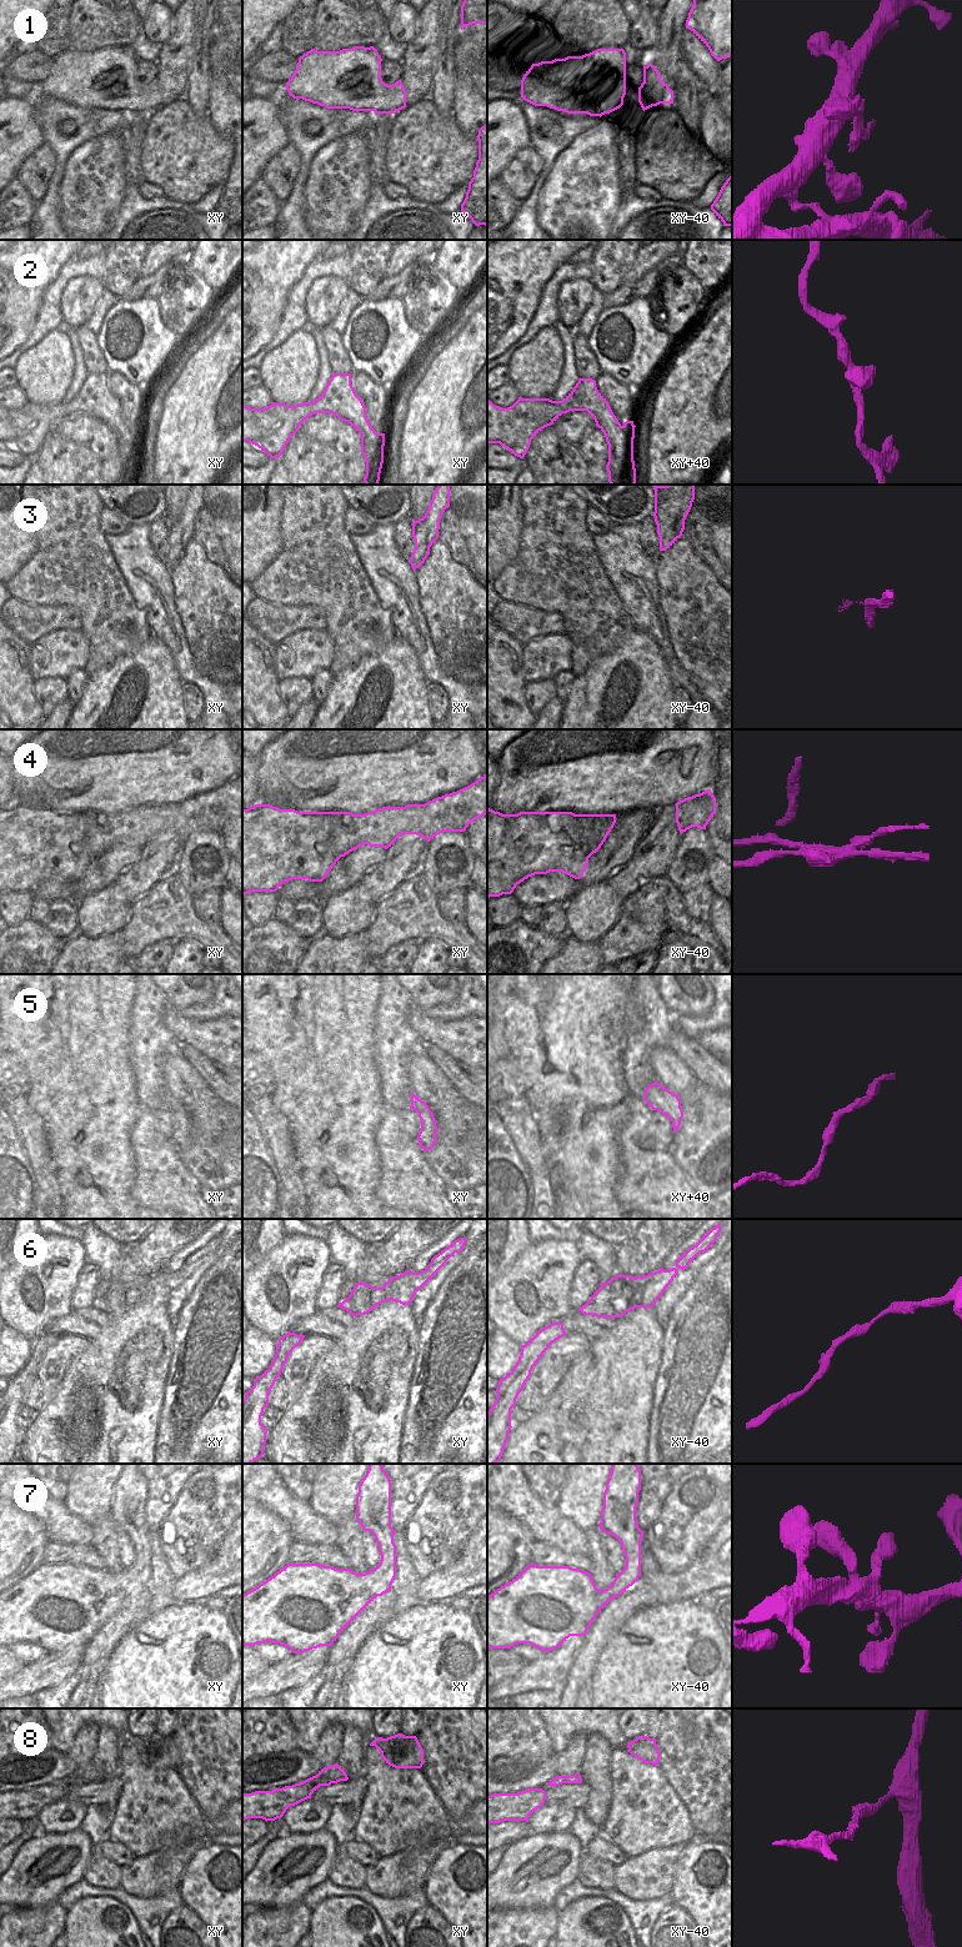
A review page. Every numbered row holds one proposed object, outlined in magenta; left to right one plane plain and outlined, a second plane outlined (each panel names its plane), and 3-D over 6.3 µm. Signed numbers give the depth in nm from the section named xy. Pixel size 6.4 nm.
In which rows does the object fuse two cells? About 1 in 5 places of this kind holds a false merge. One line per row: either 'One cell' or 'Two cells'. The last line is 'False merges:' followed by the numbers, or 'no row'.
1: Two cells
2: One cell
3: One cell
4: Two cells
5: One cell
6: One cell
7: One cell
8: One cell
False merges: 1, 4

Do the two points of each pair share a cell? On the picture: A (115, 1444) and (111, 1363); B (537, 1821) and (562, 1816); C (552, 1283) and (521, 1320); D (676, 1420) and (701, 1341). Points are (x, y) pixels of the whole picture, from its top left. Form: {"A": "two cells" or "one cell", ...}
{"A": "one cell", "B": "one cell", "C": "one cell", "D": "one cell"}

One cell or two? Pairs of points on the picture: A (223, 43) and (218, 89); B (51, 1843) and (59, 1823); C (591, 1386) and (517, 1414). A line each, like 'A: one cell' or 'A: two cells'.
A: one cell
B: two cells
C: two cells

